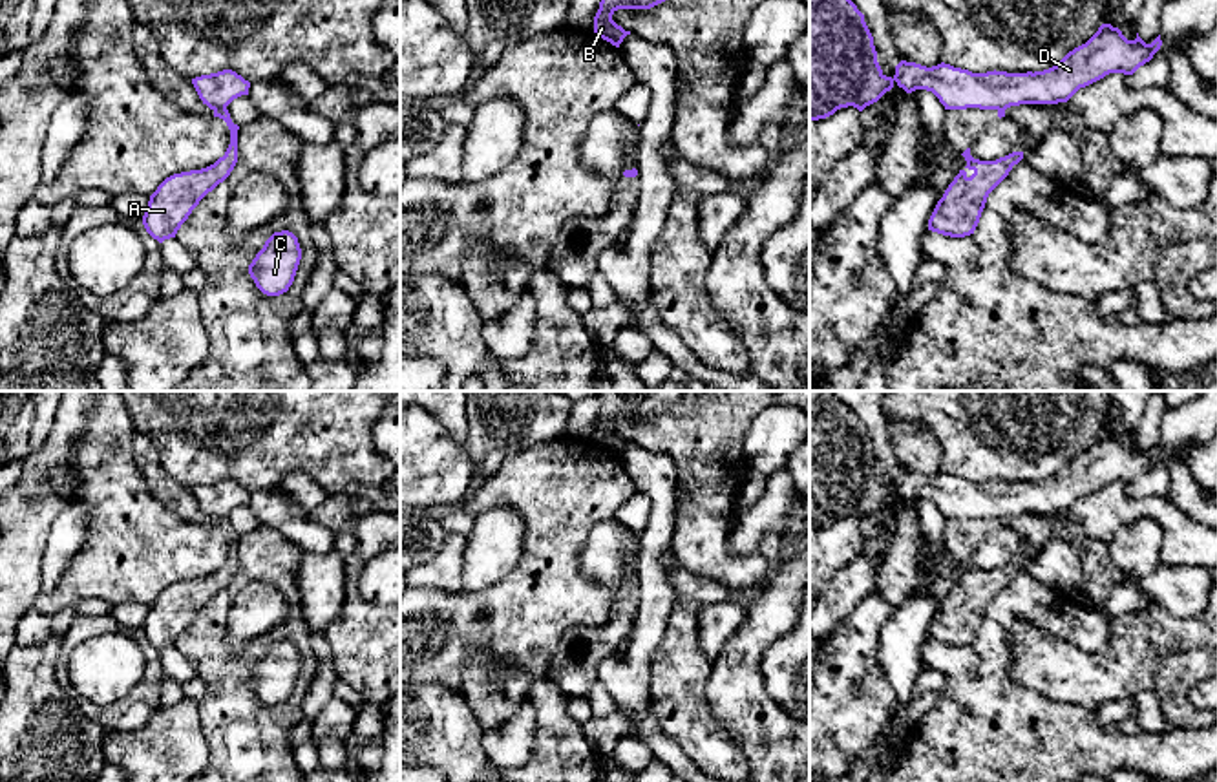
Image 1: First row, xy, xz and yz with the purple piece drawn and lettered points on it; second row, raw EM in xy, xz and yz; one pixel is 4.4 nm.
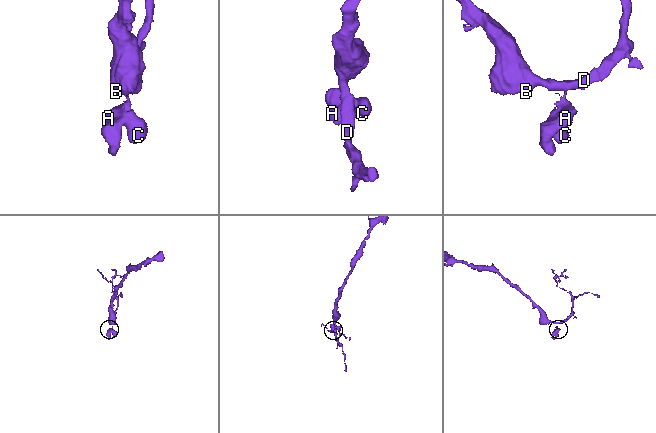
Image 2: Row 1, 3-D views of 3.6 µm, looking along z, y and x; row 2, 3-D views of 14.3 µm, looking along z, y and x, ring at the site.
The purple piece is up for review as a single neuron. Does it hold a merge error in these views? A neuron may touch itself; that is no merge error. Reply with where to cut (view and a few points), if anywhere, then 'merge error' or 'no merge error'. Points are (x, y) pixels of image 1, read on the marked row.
xy (225, 106), (214, 112) | merge error

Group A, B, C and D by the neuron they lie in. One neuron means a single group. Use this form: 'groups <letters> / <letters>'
groups A C / B D

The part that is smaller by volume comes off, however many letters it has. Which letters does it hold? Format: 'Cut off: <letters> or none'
Cut off: A, C

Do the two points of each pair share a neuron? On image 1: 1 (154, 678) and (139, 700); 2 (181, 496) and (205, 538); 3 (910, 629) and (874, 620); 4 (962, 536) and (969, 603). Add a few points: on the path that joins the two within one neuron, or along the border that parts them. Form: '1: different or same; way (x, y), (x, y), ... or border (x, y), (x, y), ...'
1: same; way (150, 684), (145, 695)
2: different; border (161, 503), (189, 521), (212, 525)
3: different; border (892, 607), (892, 614), (879, 633), (879, 664)
4: same; way (962, 552), (971, 569), (971, 587)

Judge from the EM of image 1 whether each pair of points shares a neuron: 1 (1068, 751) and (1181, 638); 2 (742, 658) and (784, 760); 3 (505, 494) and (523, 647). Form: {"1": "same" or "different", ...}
{"1": "different", "2": "same", "3": "same"}

